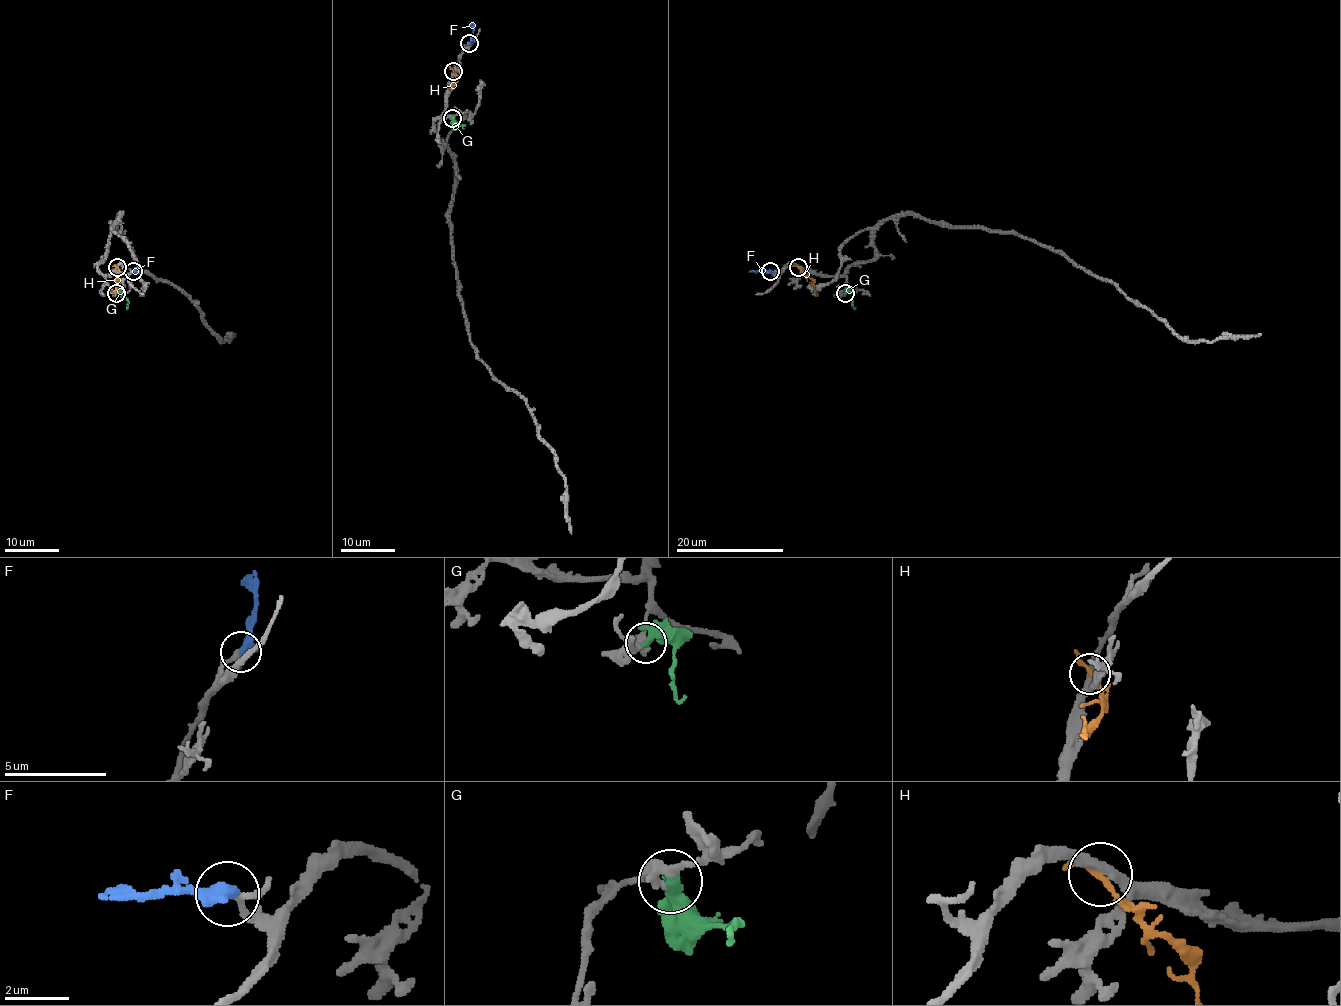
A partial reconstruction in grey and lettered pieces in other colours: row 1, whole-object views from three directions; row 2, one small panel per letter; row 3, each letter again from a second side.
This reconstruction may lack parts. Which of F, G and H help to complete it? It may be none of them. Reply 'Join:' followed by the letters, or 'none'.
Join: F

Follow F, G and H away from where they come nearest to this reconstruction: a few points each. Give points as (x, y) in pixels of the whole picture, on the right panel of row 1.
F: (770, 271), (750, 270)
G: (845, 293), (853, 294), (853, 306), (855, 306)
H: (799, 267), (814, 284), (814, 293)

